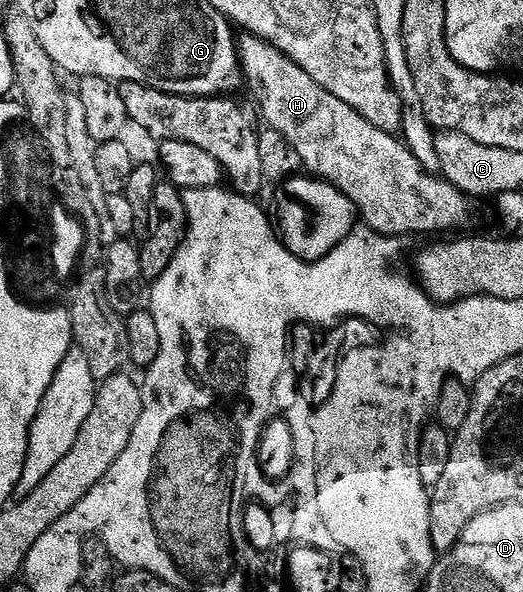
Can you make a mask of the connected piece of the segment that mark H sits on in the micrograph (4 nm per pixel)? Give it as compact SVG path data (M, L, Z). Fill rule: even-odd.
M249 35L239 36L236 42L242 76L262 108L265 124L280 131L280 135L292 143L296 155L300 155L302 160L302 169L307 174L334 185L347 197L365 228L382 233L385 237L402 239L405 233L446 233L449 229L466 229L473 223L475 202L472 198L441 176L422 168L405 141L393 133L372 127L372 123L348 107L348 103L336 99L336 95L317 85L308 71L292 63L292 59L288 59L274 45Z

